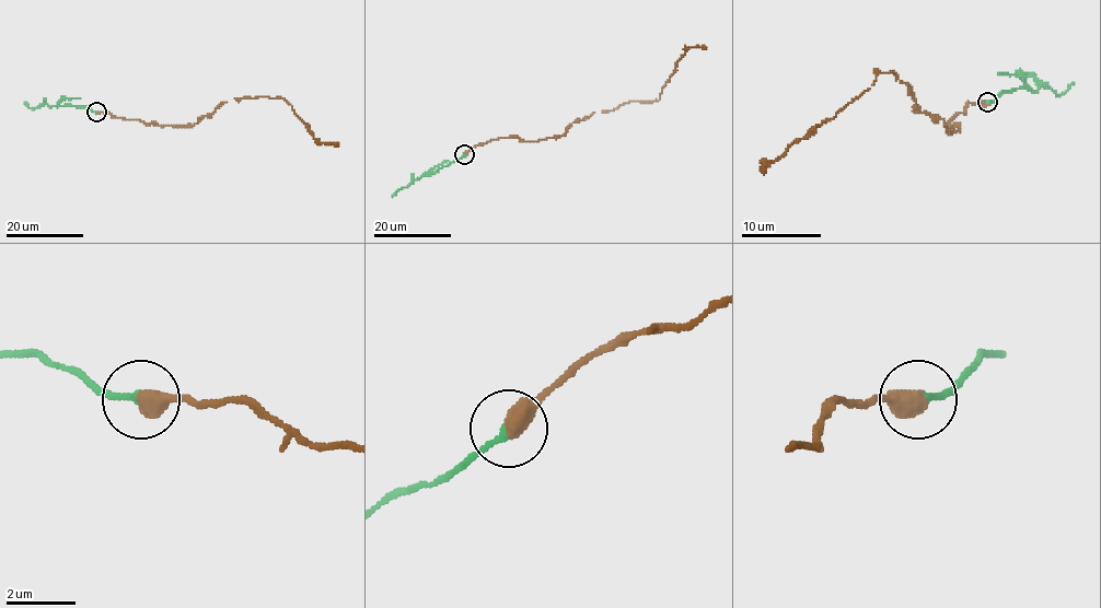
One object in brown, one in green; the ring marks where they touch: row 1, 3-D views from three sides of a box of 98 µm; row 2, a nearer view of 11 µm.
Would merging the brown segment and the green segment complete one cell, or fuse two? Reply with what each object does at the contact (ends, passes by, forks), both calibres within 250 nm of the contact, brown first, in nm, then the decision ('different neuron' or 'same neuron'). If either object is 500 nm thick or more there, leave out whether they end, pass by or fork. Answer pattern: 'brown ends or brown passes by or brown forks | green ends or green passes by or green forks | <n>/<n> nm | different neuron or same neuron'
600/200 nm | same neuron

